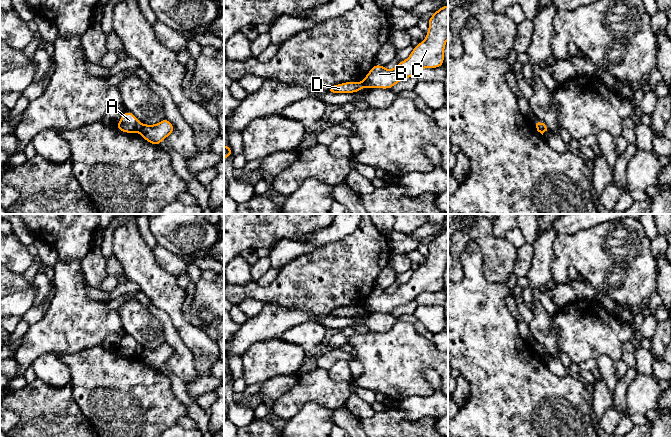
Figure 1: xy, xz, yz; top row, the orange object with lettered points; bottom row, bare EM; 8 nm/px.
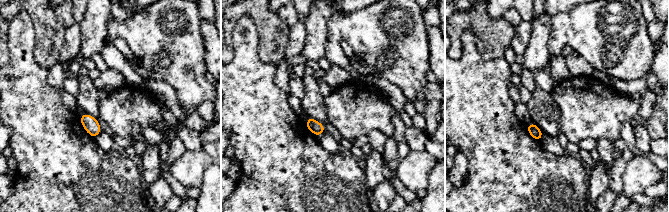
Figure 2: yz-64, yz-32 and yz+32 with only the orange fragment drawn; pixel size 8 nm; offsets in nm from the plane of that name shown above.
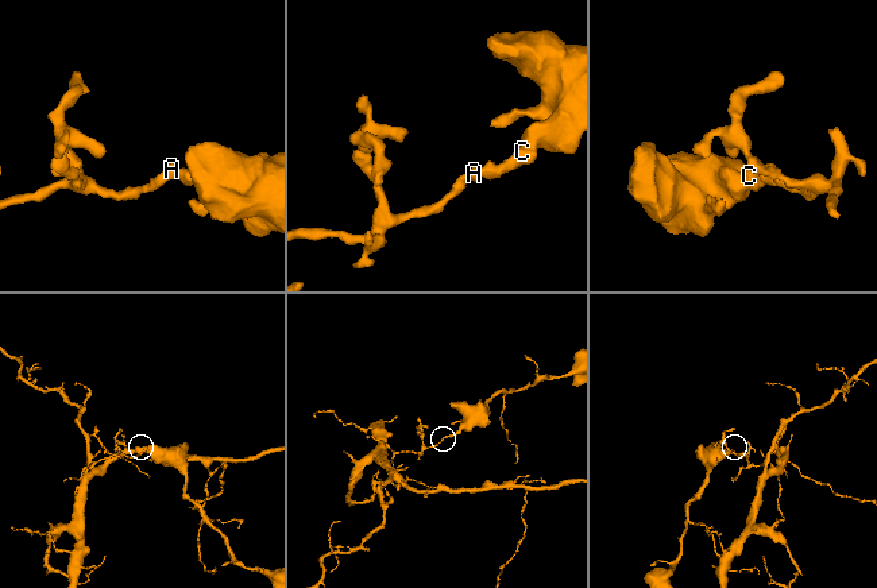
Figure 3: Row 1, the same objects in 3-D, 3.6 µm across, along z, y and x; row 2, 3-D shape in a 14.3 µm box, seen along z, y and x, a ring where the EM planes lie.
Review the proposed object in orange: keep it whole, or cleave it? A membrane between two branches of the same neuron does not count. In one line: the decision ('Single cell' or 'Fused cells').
Fused cells

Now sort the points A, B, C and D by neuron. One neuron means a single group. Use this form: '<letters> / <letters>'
A D / B C

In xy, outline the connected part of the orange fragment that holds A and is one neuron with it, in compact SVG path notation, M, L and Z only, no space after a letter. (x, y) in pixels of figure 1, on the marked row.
M126 111L122 114L116 128L124 133L135 133L138 132L141 127L140 121L130 111Z

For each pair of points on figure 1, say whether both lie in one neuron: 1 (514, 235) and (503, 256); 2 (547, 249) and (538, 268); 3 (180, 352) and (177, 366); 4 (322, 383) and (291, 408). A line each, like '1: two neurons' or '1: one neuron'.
1: two neurons
2: one neuron
3: one neuron
4: one neuron

